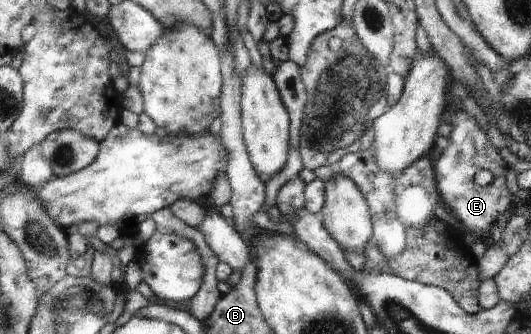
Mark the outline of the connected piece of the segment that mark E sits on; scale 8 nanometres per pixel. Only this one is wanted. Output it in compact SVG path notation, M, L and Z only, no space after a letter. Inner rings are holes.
M465 110L456 111L451 122L453 130L448 137L449 145L434 165L441 204L469 231L487 234L497 216L511 206L513 194L505 183L509 166L503 161L500 151L487 139L486 133L478 127L475 119ZM485 169L493 174L493 182L481 186L472 180L472 176Z

